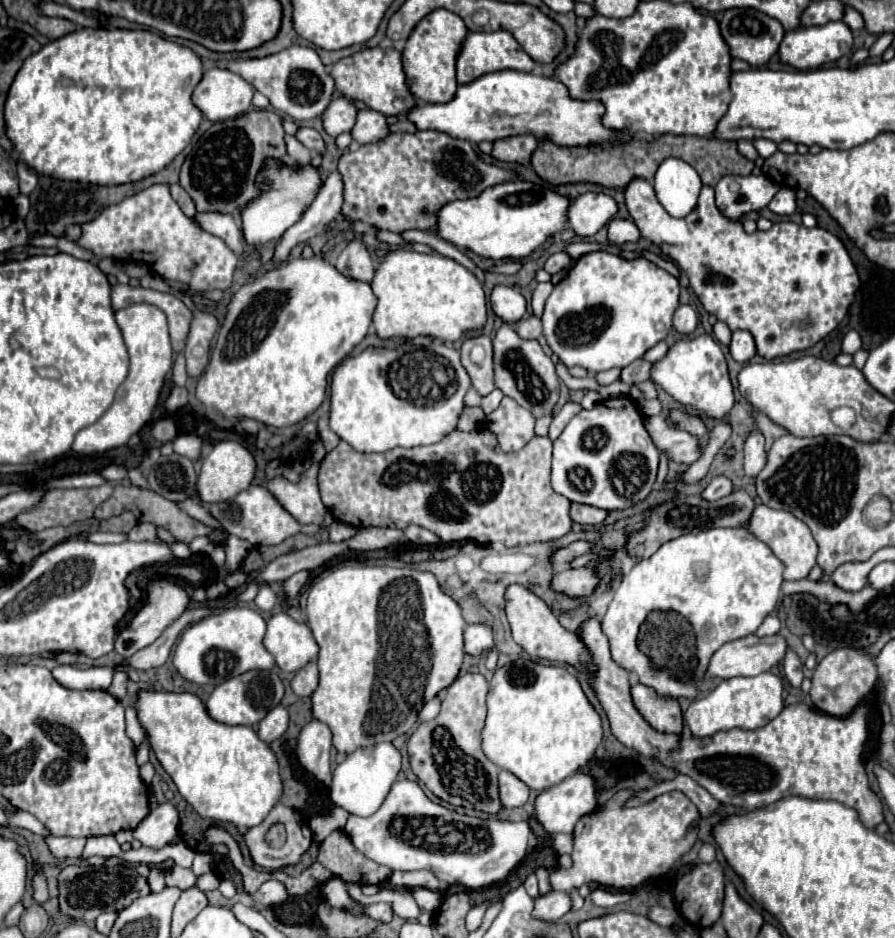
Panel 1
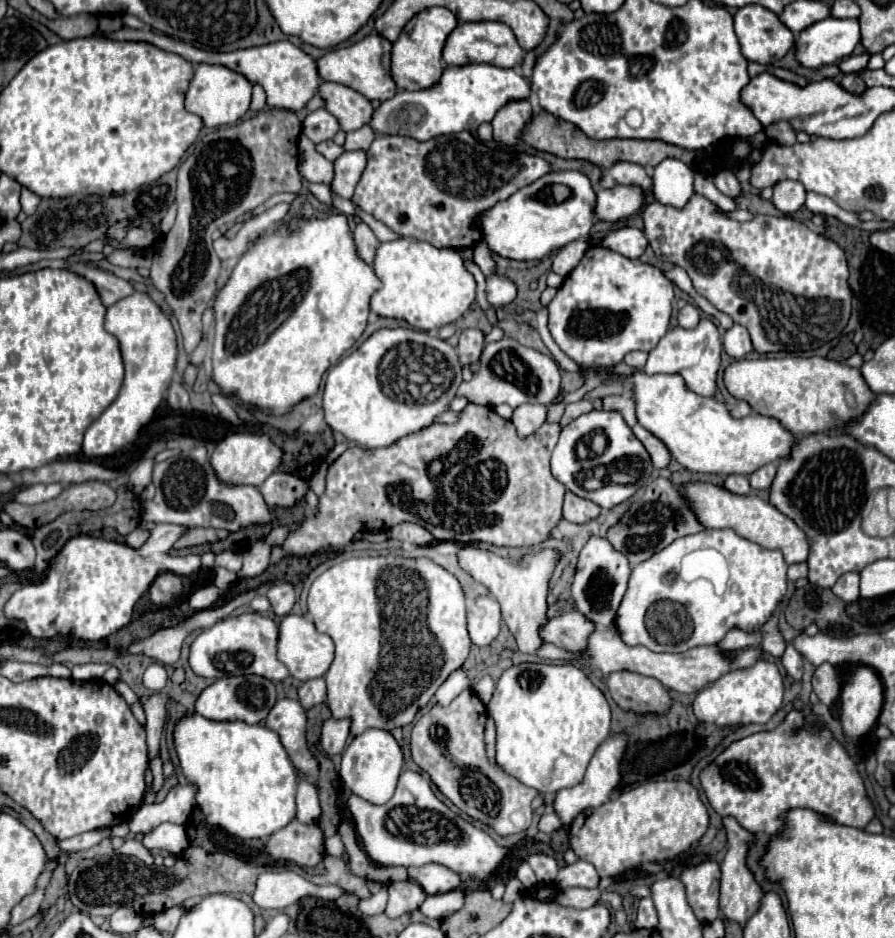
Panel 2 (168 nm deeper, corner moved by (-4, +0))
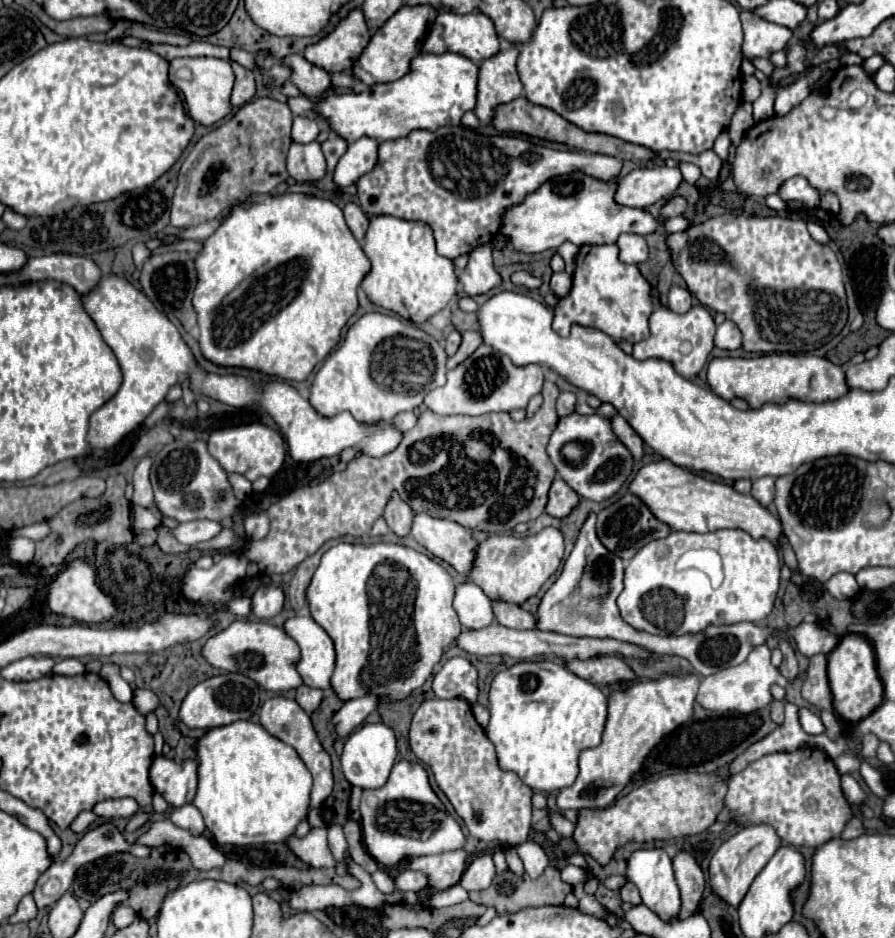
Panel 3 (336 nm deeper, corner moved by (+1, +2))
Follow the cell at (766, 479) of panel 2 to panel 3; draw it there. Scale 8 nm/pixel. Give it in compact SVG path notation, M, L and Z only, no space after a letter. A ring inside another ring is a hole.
M770 476L760 478L752 484L752 496L762 504L768 506L774 500L774 480Z

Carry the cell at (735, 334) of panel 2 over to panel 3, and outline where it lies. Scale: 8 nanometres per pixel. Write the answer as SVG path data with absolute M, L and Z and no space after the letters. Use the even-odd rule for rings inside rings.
M726 320L724 324L718 326L714 342L716 342L718 348L736 350L736 348L740 348L740 344L742 344L742 334L740 334L740 330L738 330L738 326L736 326L734 322Z

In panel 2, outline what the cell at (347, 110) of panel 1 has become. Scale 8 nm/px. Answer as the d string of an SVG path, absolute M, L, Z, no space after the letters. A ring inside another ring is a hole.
M319 108L311 112L303 122L303 132L307 138L311 138L315 144L323 140L333 140L333 136L341 130L337 118L329 114L325 108Z

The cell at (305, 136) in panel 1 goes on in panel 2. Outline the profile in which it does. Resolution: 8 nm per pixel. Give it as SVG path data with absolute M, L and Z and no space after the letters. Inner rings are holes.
M327 140L327 142L319 142L319 144L317 144L317 152L323 154L327 160L333 162L335 158L339 158L339 156L343 154L343 148L337 146L333 140Z

